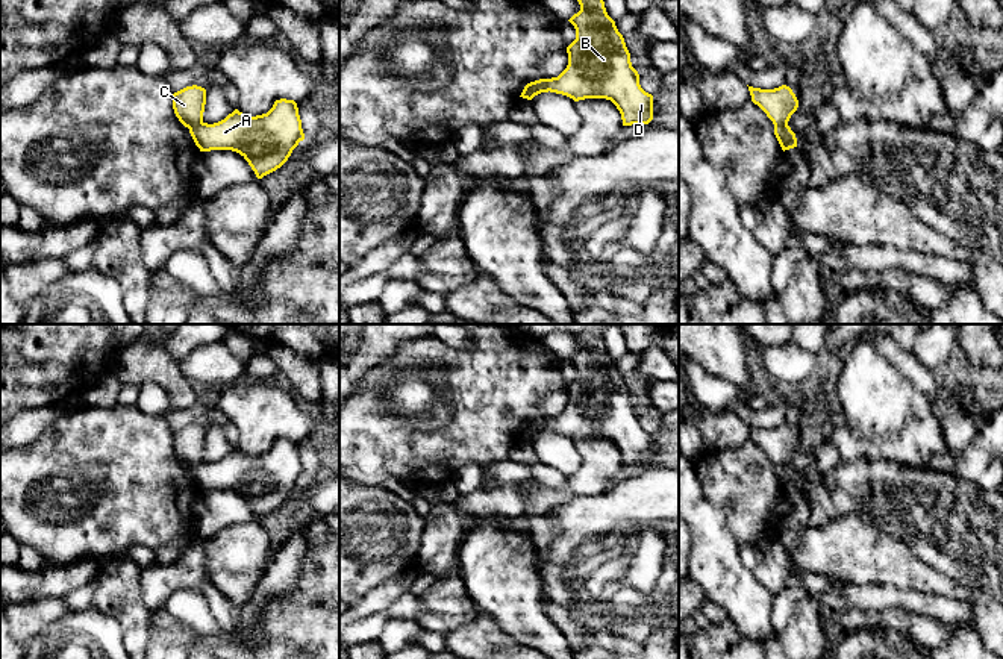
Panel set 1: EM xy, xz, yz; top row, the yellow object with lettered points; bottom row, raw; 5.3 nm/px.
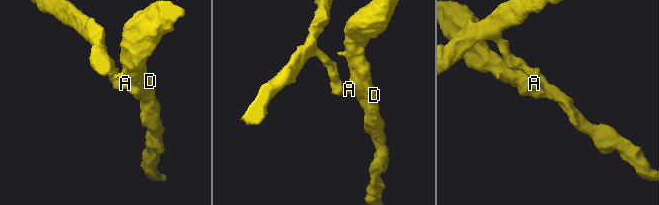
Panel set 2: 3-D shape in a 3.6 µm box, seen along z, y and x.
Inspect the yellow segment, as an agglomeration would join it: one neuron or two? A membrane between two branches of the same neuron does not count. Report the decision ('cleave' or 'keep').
cleave

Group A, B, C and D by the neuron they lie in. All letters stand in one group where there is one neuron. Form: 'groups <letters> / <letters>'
groups A B D / C

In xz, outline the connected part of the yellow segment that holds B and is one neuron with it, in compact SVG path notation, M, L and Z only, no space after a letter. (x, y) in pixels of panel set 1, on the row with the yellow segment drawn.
M577 0L580 11L568 21L576 29L576 39L567 47L568 65L551 79L535 80L535 94L556 92L573 98L611 100L621 114L623 126L648 124L653 120L653 95L639 85L639 74L632 67L630 53L615 21L608 15L603 0Z

